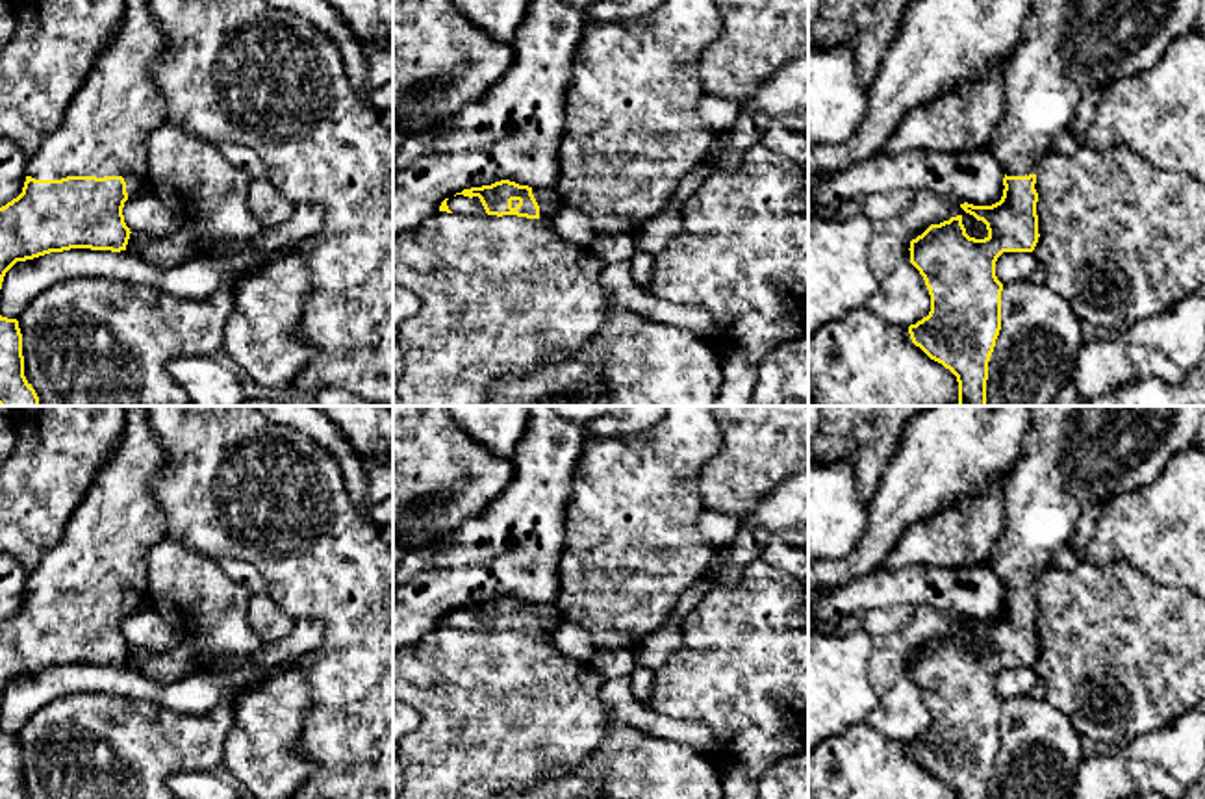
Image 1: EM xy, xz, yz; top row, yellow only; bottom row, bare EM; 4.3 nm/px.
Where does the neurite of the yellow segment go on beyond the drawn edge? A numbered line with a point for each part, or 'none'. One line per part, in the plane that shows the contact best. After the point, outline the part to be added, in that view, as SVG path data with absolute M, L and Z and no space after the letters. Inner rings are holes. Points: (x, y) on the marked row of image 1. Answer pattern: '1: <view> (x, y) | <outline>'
1: xy (104, 130) | M126 0L113 39L72 98L63 122L28 161L28 176L122 176L128 197L146 184L146 137L165 122L150 67L167 44L146 0Z

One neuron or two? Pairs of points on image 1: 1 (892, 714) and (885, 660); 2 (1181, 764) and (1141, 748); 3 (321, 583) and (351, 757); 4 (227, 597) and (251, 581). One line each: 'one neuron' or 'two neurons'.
1: one neuron
2: one neuron
3: one neuron
4: two neurons

